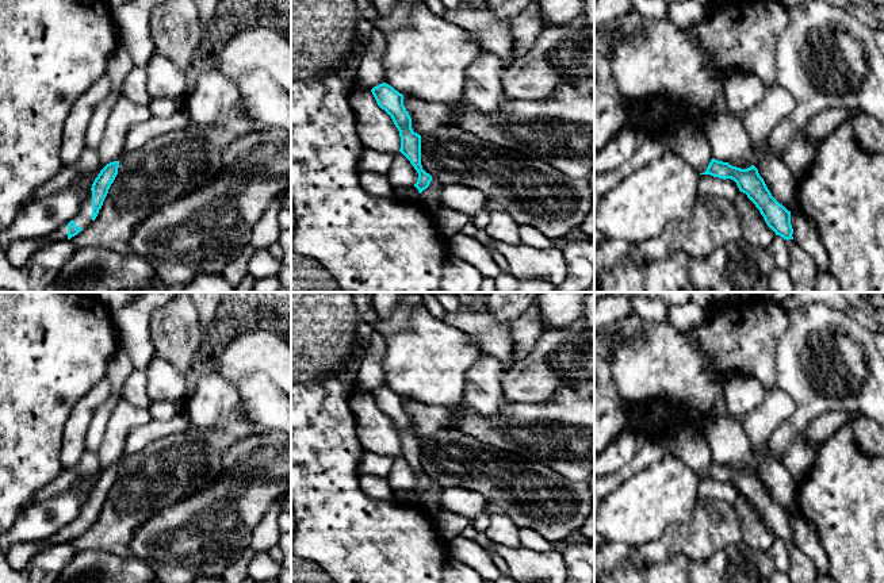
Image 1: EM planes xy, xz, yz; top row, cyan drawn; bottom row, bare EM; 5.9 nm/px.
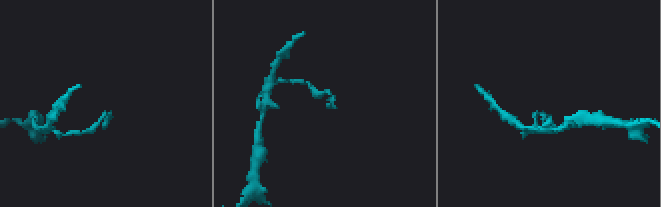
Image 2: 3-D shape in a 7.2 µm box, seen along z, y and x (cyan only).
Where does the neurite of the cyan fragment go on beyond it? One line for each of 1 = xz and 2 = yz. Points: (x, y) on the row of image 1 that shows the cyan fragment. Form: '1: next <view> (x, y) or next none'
1: next none
2: next none

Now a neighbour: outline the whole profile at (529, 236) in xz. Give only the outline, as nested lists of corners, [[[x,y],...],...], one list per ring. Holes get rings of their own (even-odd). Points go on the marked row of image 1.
[[[520,225],[518,231],[523,245],[536,249],[550,249],[554,246],[554,241],[533,226]]]

